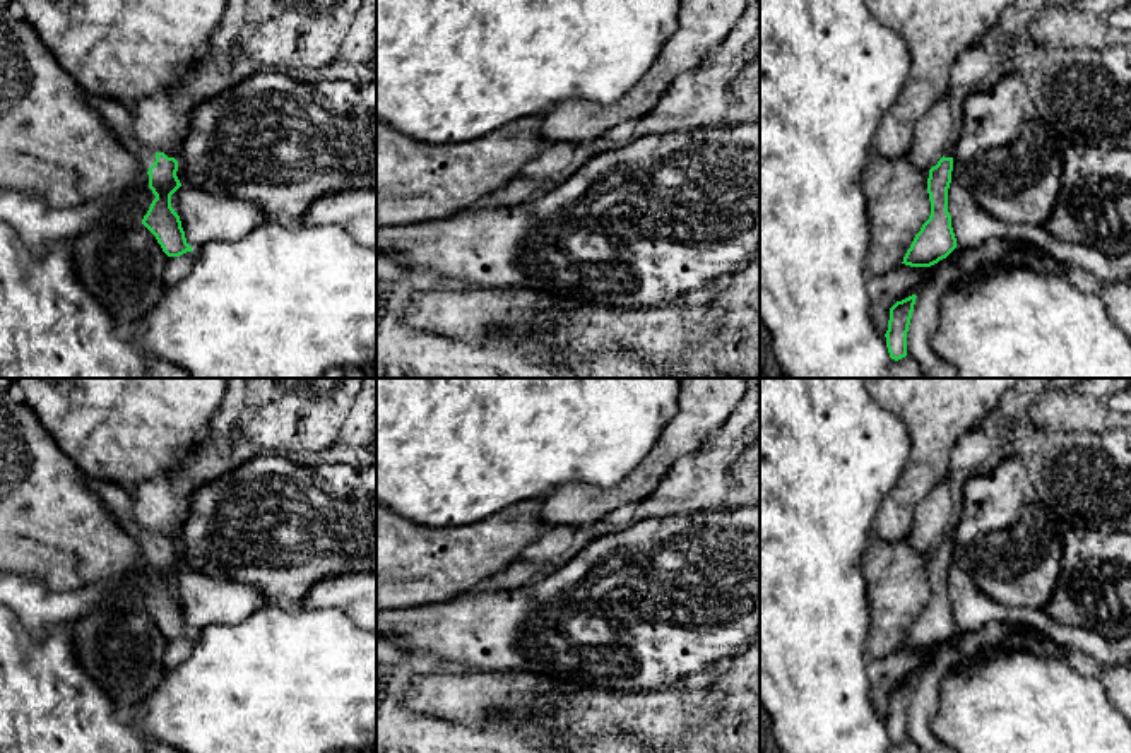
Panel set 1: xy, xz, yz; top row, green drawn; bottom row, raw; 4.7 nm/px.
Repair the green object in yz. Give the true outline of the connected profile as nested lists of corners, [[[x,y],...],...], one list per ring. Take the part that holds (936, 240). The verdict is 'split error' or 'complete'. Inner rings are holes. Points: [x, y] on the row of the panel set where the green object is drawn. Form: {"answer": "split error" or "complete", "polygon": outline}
{"answer": "complete", "polygon": [[[944,156],[929,169],[927,193],[931,200],[931,216],[915,234],[902,264],[910,267],[931,267],[956,248],[951,216],[948,212],[951,171],[953,157]]]}

